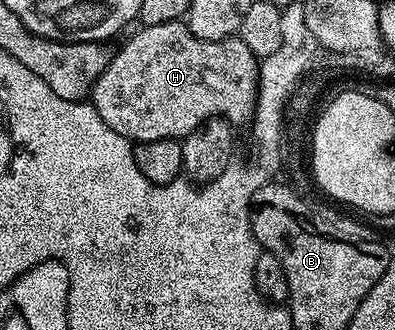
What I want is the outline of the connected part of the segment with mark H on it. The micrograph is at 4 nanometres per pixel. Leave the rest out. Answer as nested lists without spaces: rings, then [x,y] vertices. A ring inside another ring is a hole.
[[[185,21],[150,23],[130,34],[118,51],[112,52],[107,69],[93,83],[91,102],[115,133],[134,144],[164,139],[184,140],[206,119],[223,119],[230,125],[248,124],[257,108],[259,60],[239,37],[200,40]]]

